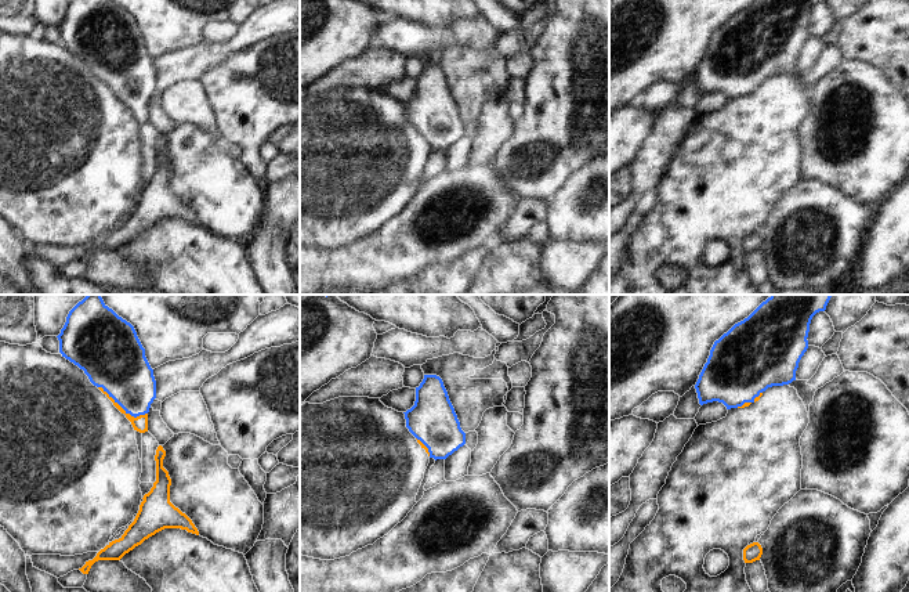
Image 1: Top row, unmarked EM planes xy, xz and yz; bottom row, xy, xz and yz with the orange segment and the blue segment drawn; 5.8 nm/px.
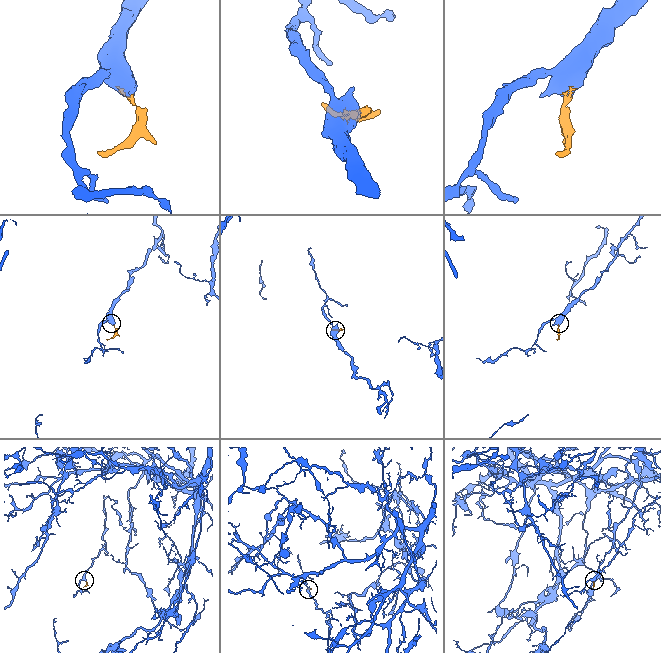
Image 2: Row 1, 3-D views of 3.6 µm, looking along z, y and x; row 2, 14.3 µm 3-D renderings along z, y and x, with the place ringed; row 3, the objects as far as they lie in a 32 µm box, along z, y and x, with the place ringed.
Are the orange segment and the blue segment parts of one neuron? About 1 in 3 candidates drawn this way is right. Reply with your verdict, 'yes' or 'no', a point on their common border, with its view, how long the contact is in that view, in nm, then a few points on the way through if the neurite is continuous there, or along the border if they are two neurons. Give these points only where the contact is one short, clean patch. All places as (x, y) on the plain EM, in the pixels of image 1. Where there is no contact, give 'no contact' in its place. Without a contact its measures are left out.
yes; meets orange in xy at (122, 98); contact 340 nm long; runs through xy (140, 114), (122, 98), (119, 56)

